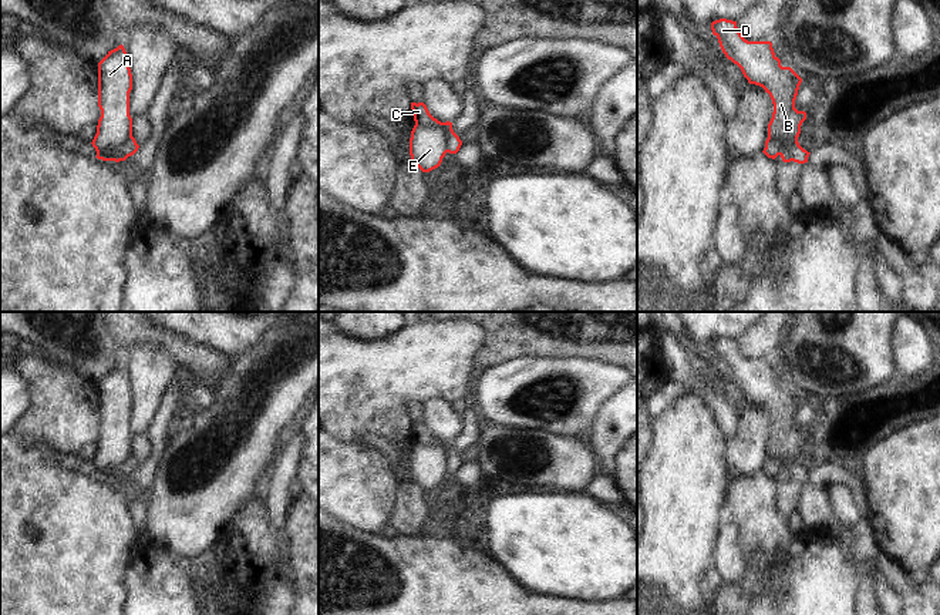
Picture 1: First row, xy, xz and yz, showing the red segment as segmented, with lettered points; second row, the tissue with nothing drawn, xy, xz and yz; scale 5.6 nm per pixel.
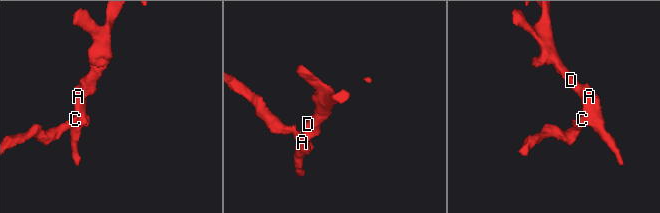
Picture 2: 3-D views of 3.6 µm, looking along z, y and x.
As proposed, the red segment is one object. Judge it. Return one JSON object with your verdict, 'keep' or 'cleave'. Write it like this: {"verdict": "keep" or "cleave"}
{"verdict": "cleave"}

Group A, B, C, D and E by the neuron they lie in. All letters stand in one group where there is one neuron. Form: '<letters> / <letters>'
A B D E / C

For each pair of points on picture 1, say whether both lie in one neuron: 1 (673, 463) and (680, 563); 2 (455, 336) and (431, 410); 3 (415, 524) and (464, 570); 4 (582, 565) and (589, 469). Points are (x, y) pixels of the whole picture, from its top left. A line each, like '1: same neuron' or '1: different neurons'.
1: same neuron
2: different neurons
3: different neurons
4: different neurons

